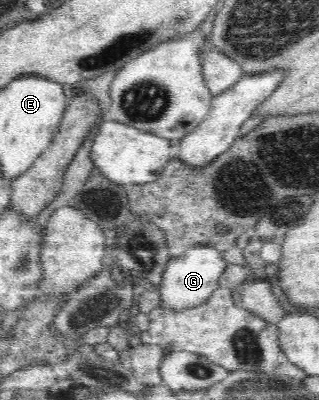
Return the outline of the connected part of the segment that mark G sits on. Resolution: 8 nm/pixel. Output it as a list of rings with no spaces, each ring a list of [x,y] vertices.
[[[197,245],[177,254],[166,264],[162,283],[155,288],[161,295],[161,308],[171,311],[186,311],[206,303],[219,288],[219,279],[226,269],[223,252],[207,245]]]

